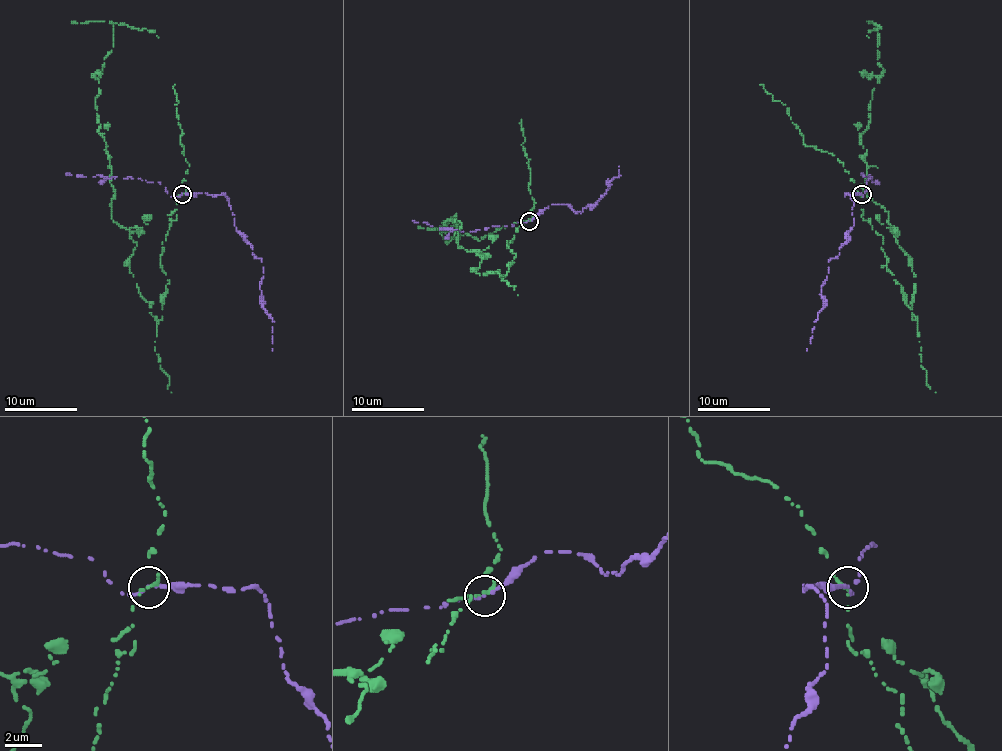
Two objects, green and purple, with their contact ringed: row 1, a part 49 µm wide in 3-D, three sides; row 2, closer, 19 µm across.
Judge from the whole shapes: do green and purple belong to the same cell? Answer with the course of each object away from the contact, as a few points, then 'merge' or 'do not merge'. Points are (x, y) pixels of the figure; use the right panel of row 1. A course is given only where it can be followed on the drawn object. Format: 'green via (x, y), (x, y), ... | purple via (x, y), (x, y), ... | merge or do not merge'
green via (861, 195), (915, 320), (912, 258), (861, 186), (881, 26), (868, 37) | purple via (861, 195), (845, 193), (852, 198), (854, 226), (839, 254), (830, 260), (821, 287), (823, 309), (807, 350) | do not merge

